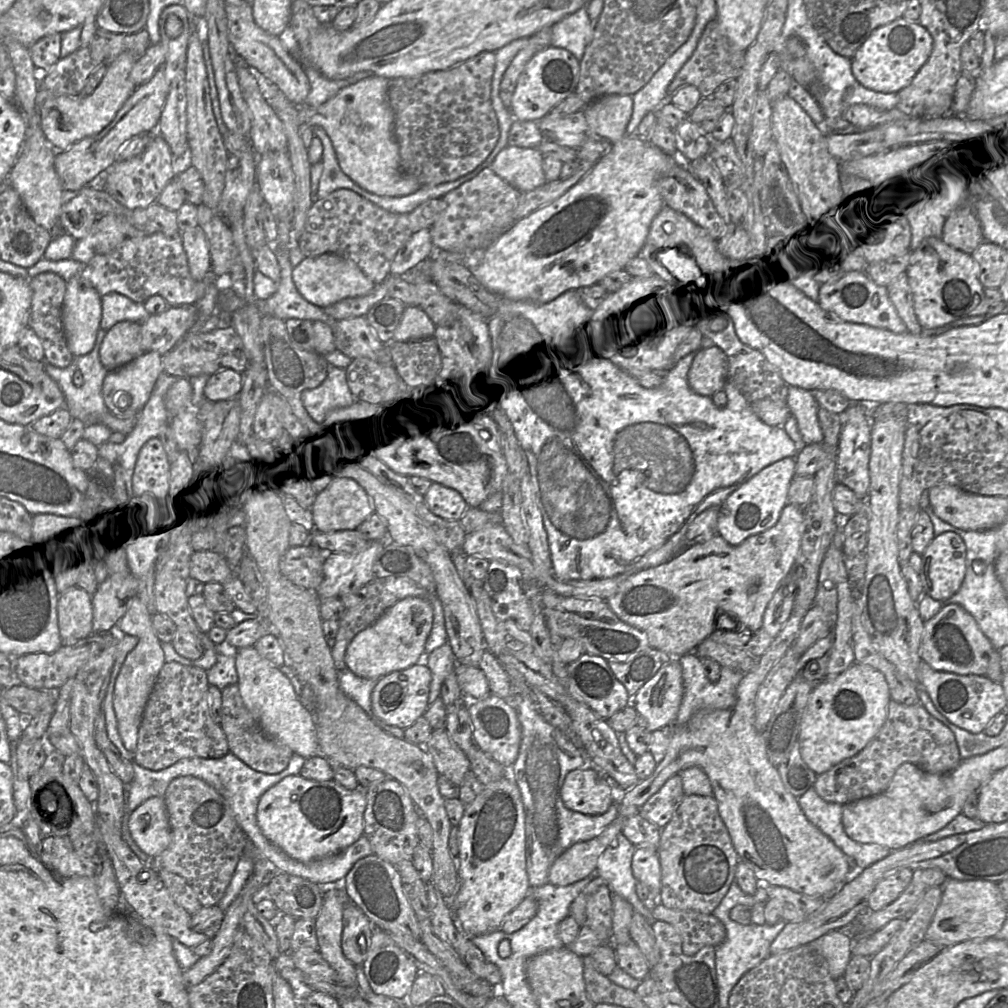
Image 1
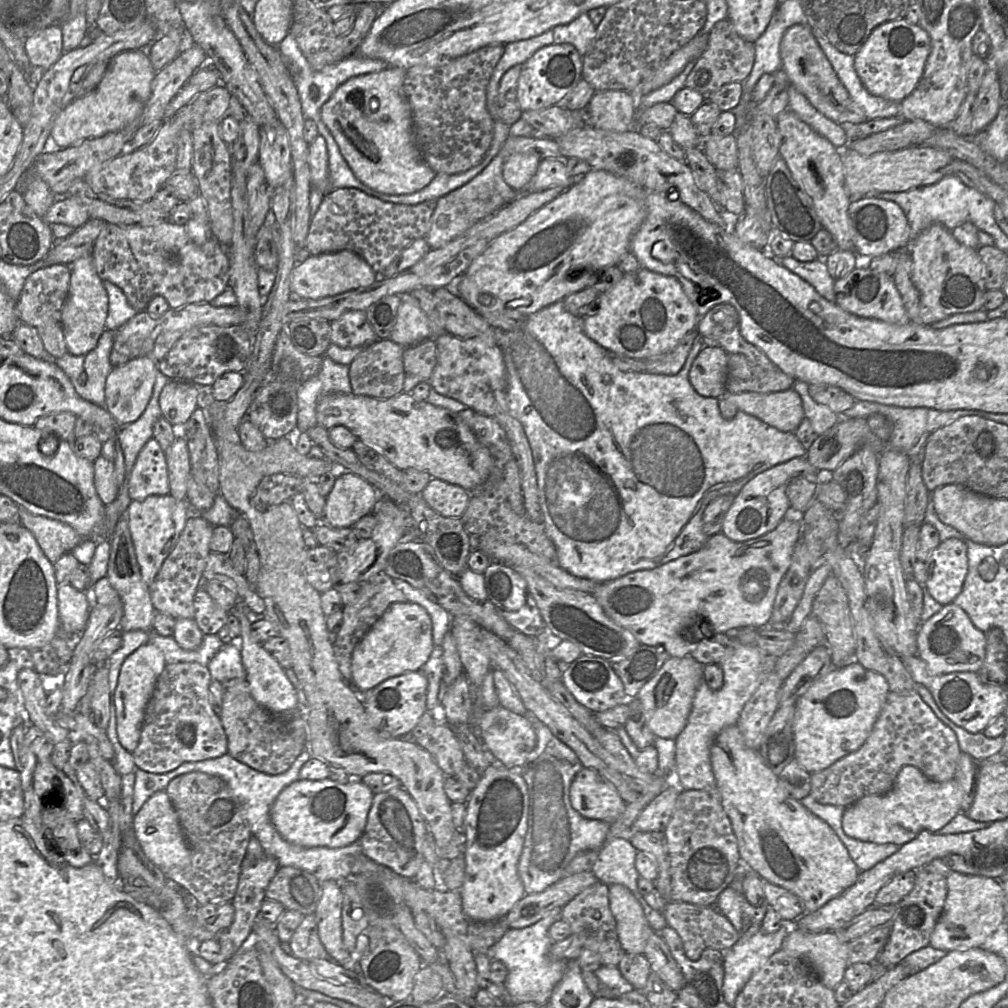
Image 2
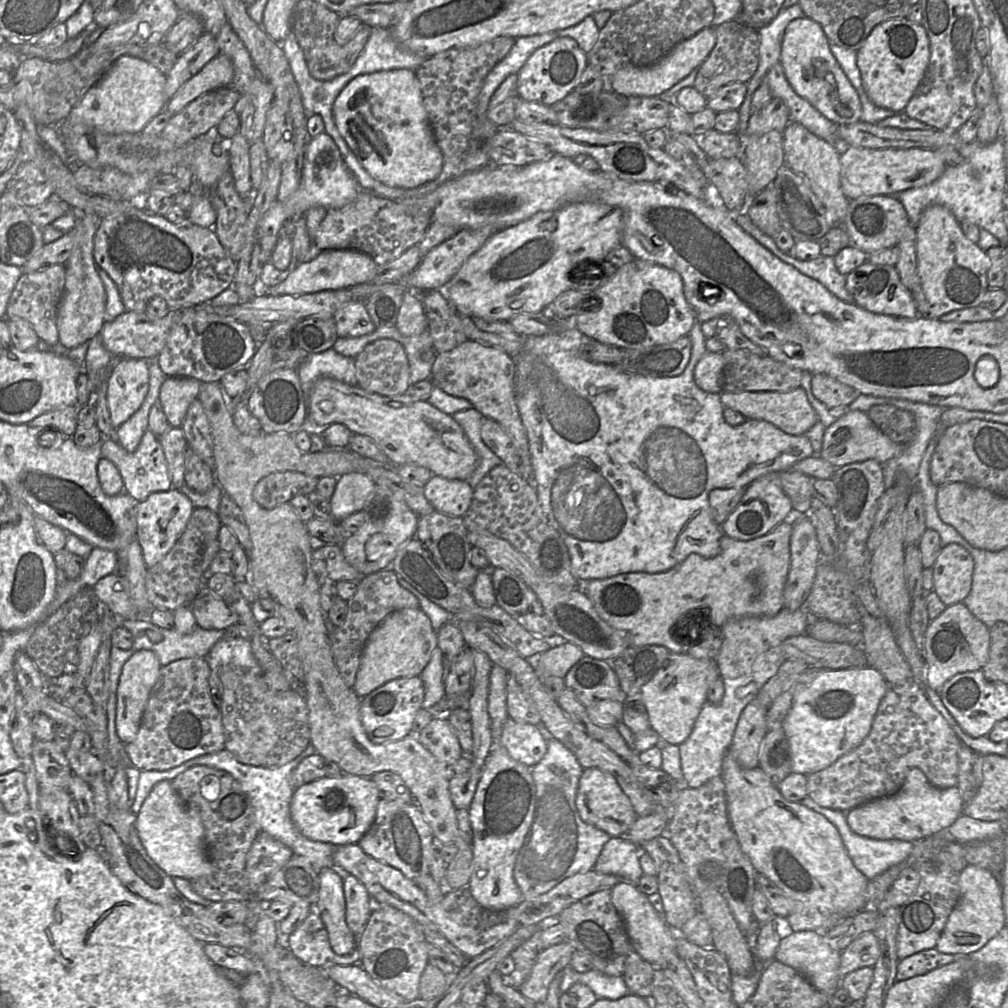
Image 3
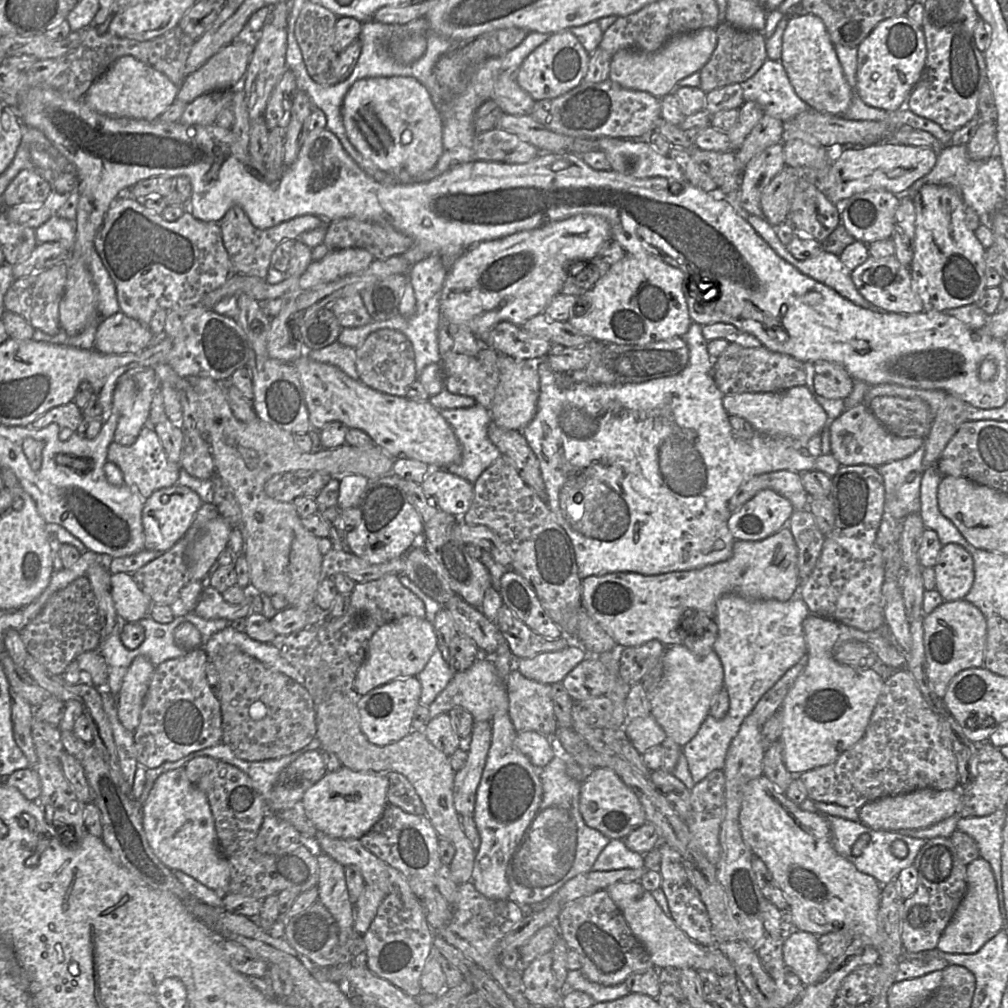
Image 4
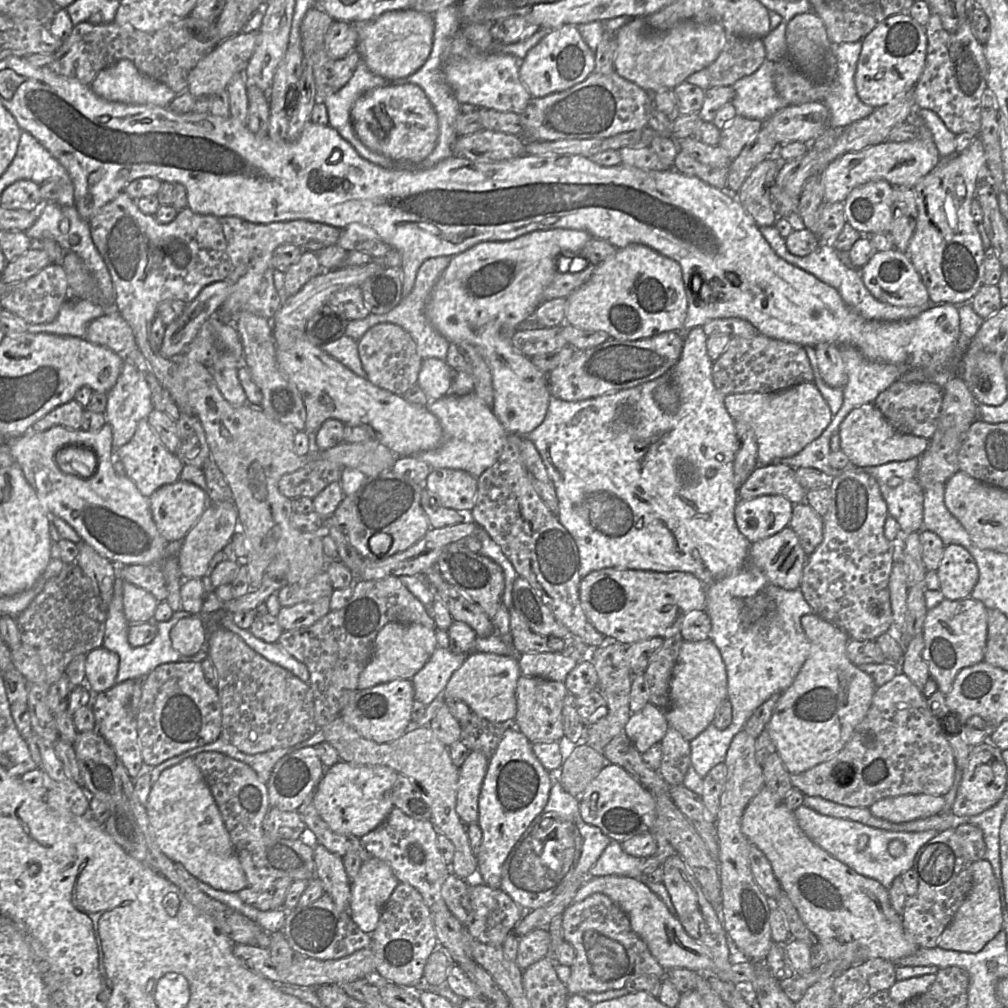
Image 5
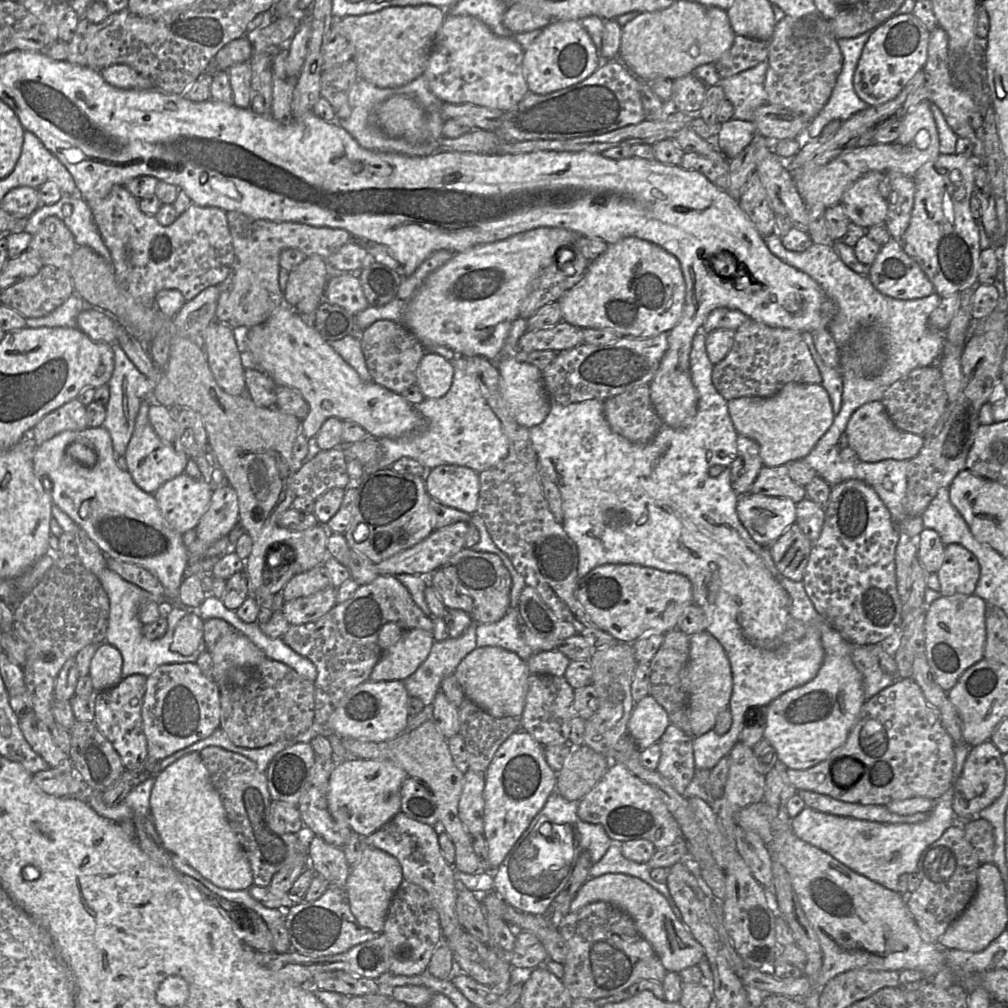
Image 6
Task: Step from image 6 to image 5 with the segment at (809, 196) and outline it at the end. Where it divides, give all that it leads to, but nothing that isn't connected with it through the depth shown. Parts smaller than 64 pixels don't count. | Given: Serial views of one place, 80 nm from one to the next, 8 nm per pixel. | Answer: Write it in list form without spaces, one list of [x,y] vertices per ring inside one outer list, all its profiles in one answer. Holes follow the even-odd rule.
[[[912,114],[906,122],[918,128],[914,139],[905,142],[884,141],[860,151],[844,153],[830,162],[821,173],[825,202],[843,203],[855,187],[874,180],[885,180],[893,187],[914,188],[940,162],[940,154],[931,131],[918,116]]]

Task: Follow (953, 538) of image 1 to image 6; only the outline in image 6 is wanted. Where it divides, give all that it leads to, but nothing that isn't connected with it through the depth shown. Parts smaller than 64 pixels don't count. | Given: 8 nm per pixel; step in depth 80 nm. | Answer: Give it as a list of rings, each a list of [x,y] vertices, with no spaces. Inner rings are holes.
[[[948,544],[937,575],[942,596],[974,595],[980,577],[980,564],[977,557],[962,545]]]

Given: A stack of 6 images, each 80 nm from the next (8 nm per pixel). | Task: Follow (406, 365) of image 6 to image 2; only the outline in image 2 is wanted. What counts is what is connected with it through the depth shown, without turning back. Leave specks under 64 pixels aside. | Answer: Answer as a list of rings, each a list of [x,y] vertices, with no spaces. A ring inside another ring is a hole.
[[[390,339],[377,340],[366,347],[349,365],[352,393],[379,399],[388,399],[403,393],[406,378],[403,364],[404,349]]]

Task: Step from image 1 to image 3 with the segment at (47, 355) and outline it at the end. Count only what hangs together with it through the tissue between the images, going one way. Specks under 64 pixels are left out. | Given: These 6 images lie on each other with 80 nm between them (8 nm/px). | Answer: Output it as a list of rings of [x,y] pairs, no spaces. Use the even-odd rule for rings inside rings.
[[[56,264],[38,271],[23,274],[17,281],[6,308],[6,317],[26,320],[35,330],[39,339],[49,345],[59,343],[57,312],[64,294],[66,265]]]

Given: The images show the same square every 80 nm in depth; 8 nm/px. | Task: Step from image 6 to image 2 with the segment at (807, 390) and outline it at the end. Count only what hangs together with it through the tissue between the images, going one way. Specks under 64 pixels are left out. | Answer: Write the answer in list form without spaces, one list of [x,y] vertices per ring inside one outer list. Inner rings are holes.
[[[792,388],[785,391],[770,393],[731,393],[726,389],[726,392],[721,397],[732,403],[739,411],[755,416],[764,423],[782,432],[794,432],[805,418],[801,397]]]

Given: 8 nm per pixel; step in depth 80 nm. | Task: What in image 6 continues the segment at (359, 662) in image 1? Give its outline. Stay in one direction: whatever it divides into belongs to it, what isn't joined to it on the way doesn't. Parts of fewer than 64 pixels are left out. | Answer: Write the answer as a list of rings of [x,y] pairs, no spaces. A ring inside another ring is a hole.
[[[388,622],[380,630],[379,661],[368,681],[391,681],[408,678],[426,660],[434,643],[433,633],[422,629],[405,629]]]

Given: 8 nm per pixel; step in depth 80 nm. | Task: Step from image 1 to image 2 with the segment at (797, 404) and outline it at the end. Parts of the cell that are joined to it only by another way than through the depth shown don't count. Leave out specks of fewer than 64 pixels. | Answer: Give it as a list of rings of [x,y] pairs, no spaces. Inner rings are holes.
[[[796,380],[792,386],[801,397],[802,406],[805,414],[814,432],[819,436],[833,427],[839,420],[840,415],[830,410],[826,405],[817,403],[809,393],[809,384]]]

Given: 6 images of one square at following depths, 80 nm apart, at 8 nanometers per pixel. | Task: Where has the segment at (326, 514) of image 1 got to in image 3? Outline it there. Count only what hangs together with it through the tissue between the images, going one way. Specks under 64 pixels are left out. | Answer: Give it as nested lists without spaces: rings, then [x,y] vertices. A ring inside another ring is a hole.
[[[348,473],[337,478],[335,491],[329,501],[336,522],[362,511],[375,489],[375,483],[364,473]]]

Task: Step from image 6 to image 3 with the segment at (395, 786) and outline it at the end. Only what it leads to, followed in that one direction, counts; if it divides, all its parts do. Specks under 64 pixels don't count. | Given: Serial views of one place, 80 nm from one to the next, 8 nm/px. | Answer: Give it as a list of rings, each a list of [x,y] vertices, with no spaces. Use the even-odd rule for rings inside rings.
[[[346,773],[339,777],[325,776],[294,790],[290,802],[290,815],[296,828],[310,840],[333,846],[356,844],[373,824],[379,800],[379,792],[369,777]]]

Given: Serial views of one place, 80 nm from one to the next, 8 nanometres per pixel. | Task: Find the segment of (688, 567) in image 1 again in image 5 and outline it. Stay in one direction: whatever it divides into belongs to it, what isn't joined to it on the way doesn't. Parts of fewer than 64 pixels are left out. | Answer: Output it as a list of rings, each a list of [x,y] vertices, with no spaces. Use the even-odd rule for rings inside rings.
[[[788,526],[773,536],[751,543],[748,564],[760,570],[770,583],[795,590],[800,588],[807,557],[798,536]],[[596,570],[581,579],[579,597],[582,609],[595,629],[623,644],[680,635],[684,616],[692,610],[705,611],[706,605],[704,585],[694,575],[681,571]]]

